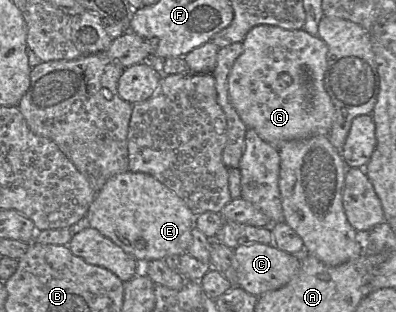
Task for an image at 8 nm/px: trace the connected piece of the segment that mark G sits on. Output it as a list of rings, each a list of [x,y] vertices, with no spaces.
[[[273,25],[253,27],[242,41],[243,53],[235,60],[228,77],[229,99],[243,123],[265,142],[277,148],[284,142],[328,134],[335,109],[324,87],[328,47],[304,29],[287,30]]]

